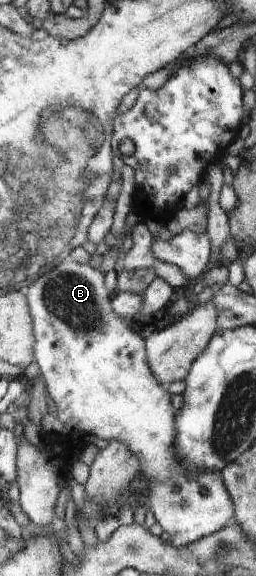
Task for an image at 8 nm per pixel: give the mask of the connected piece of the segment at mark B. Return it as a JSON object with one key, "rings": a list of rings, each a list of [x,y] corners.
{"rings":[[[66,259],[54,270],[42,275],[38,282],[24,291],[24,295],[34,321],[36,363],[48,395],[56,402],[56,417],[64,425],[62,437],[70,435],[70,439],[80,441],[84,431],[84,437],[96,435],[104,441],[120,441],[130,447],[130,451],[138,457],[140,474],[148,479],[148,510],[169,535],[170,545],[188,547],[204,535],[208,536],[208,533],[216,534],[234,517],[233,499],[230,499],[219,471],[188,469],[186,463],[176,457],[176,413],[172,407],[172,397],[160,387],[160,381],[150,369],[144,339],[132,331],[132,327],[128,329],[126,321],[114,313],[114,307],[110,307],[110,293],[104,287],[104,275],[89,264],[81,265]]]}

